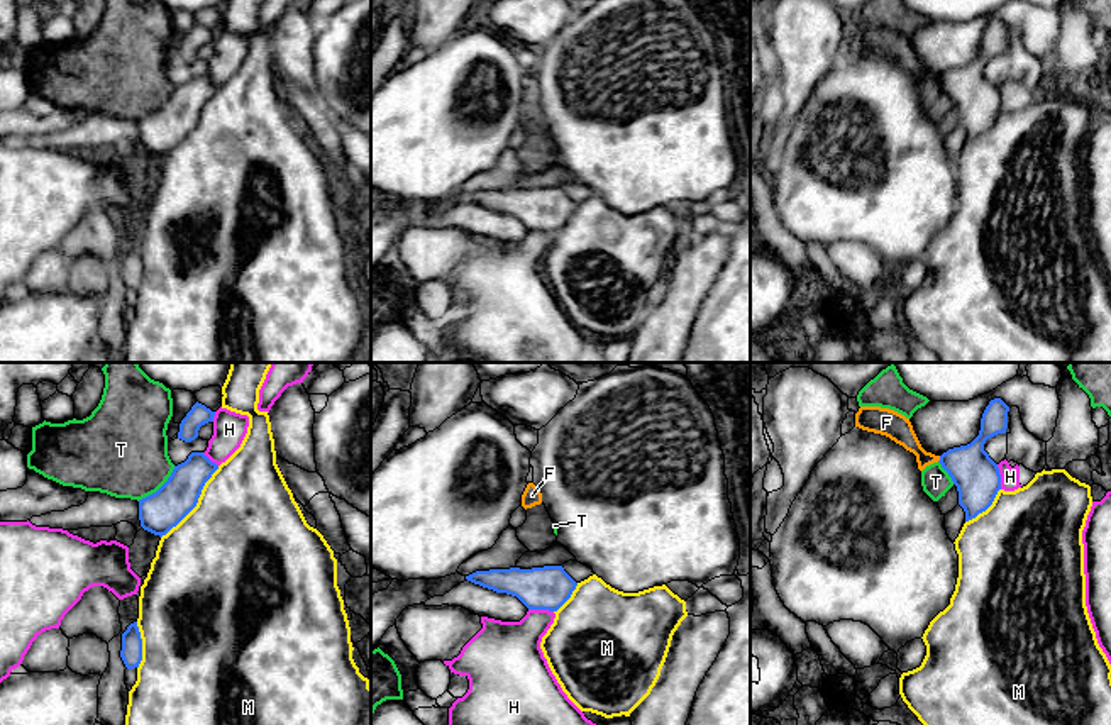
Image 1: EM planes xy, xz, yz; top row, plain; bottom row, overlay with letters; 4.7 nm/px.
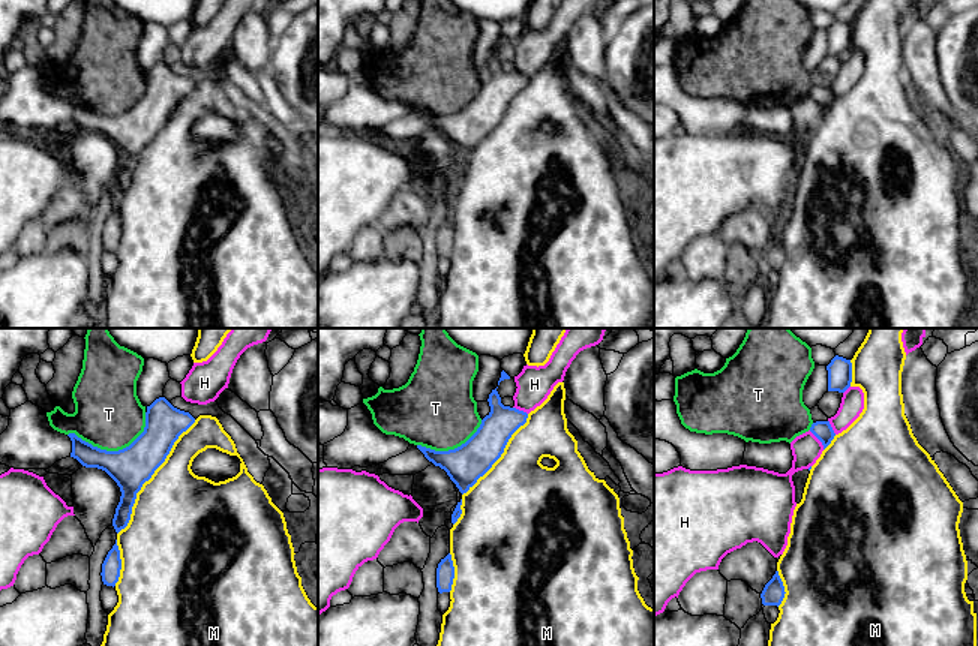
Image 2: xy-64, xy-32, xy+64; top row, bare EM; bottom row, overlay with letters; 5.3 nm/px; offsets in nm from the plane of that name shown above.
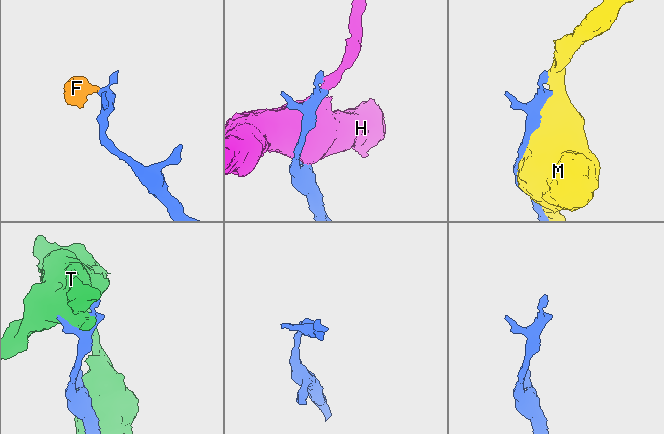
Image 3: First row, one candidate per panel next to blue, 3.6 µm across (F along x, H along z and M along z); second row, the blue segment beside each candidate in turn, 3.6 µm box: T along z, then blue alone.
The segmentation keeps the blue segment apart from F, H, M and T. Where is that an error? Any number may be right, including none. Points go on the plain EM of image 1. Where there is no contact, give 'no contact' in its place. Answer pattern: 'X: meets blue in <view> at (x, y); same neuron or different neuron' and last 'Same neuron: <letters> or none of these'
F: meets blue in yz at (940, 80); different neuron
H: meets blue in xz at (541, 229); different neuron
M: meets blue in xy at (197, 122); different neuron
T: meets blue in xy at (160, 109); different neuron
Same neuron: none of these

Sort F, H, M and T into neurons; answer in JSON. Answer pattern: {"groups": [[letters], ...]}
{"groups": [["F", "T"], ["H"], ["M"]]}

